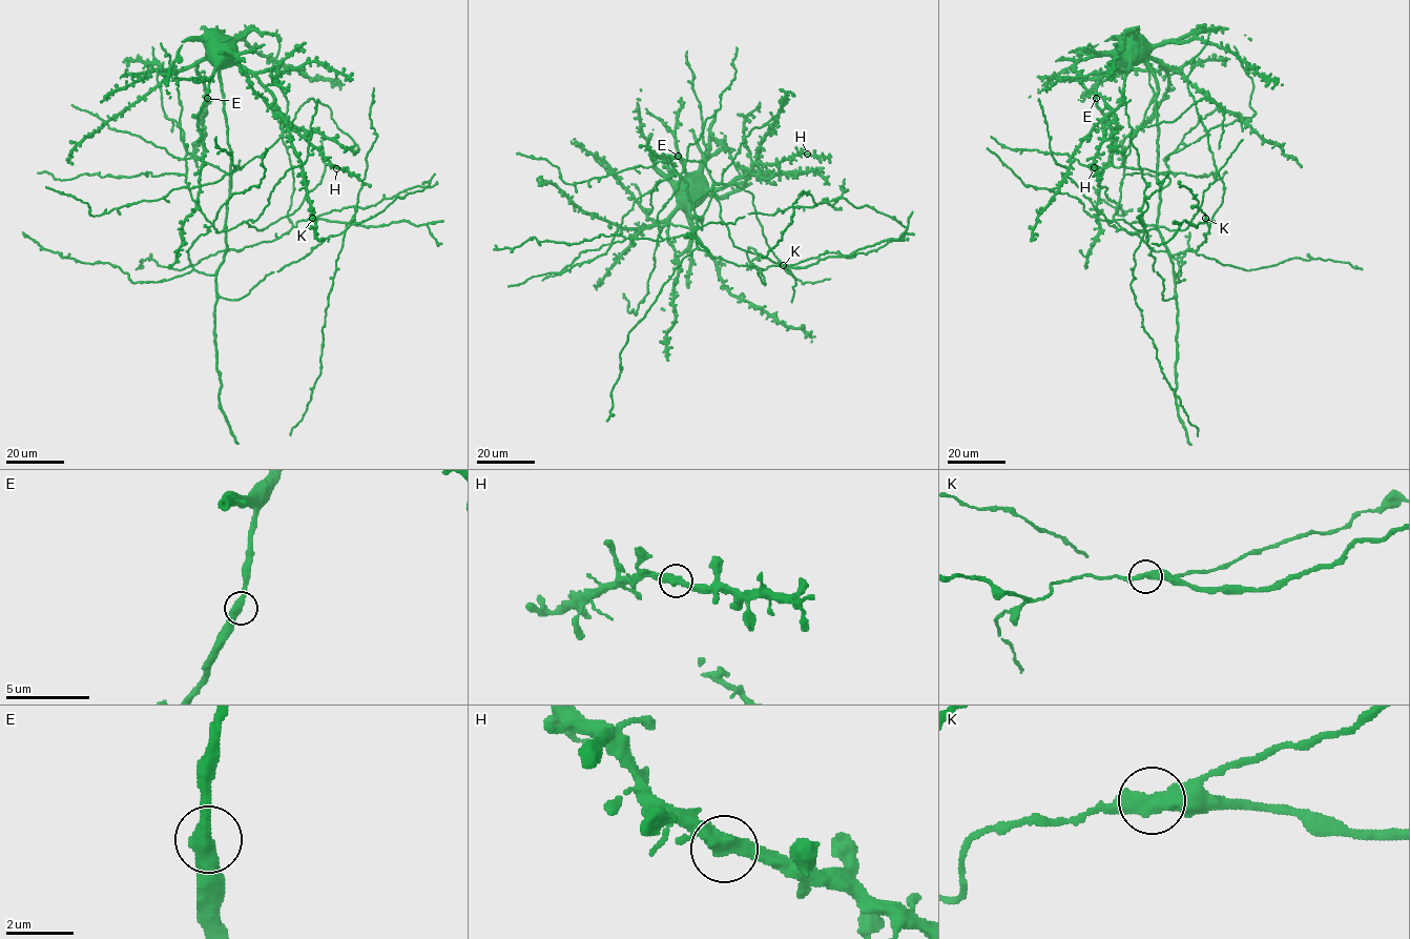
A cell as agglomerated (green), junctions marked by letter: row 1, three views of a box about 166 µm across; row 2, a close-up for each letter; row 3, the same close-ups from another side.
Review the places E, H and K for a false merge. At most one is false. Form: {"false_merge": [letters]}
{"false_merge": ["K"]}

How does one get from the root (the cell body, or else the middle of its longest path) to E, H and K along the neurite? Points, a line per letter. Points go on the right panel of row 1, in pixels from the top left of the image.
E: (1131, 34), (1126, 31), (1122, 35), (1116, 64), (1099, 81), (1096, 98)
H: (1131, 34), (1128, 31), (1129, 72), (1123, 93), (1103, 120), (1104, 140), (1094, 167)
K: (1131, 34), (1136, 31), (1147, 43), (1157, 84), (1157, 230), (1166, 249), (1197, 250), (1209, 227), (1205, 218)

